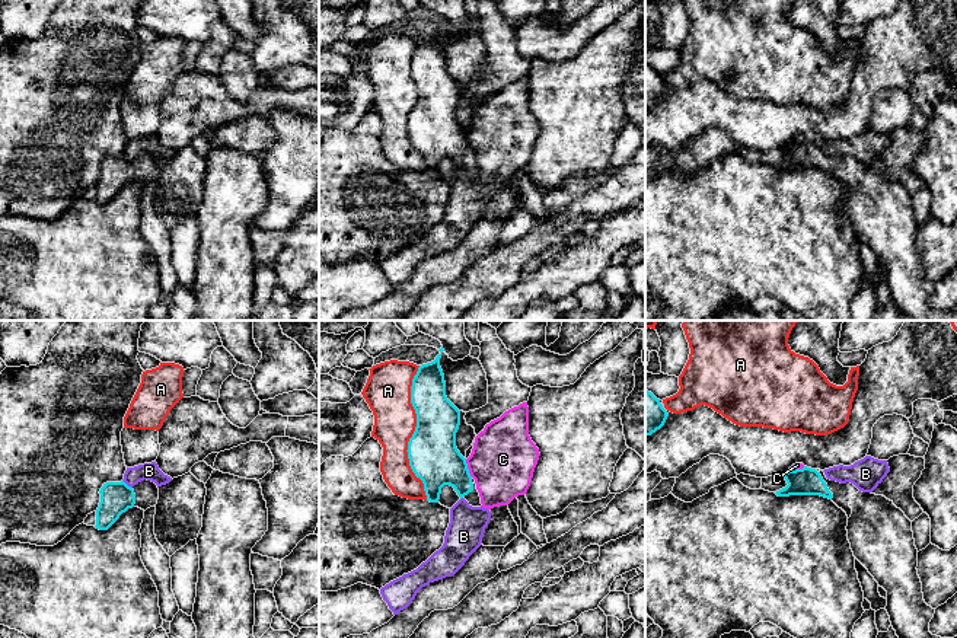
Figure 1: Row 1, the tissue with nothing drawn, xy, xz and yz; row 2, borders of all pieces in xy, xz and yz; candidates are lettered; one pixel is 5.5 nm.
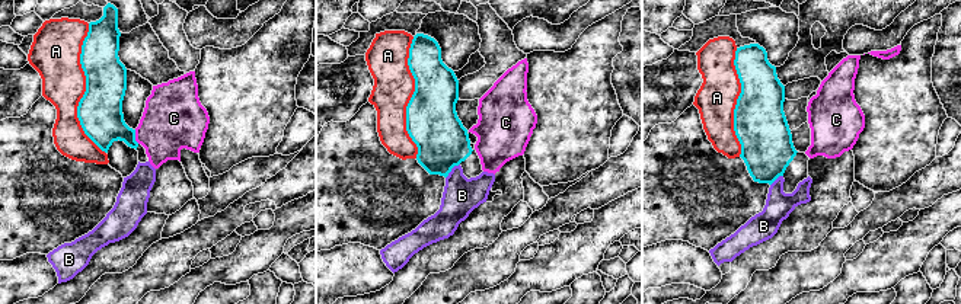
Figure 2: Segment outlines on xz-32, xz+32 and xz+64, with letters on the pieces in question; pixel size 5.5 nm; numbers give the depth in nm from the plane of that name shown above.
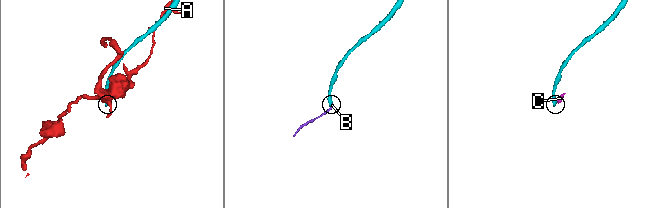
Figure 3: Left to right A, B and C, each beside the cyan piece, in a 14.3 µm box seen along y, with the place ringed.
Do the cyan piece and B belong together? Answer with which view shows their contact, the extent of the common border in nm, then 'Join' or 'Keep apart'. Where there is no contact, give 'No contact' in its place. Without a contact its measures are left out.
Touches cyan in xy. Shared border 80 nm. Keep apart

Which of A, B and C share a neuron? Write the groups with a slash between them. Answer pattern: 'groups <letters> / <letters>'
groups A / B C

